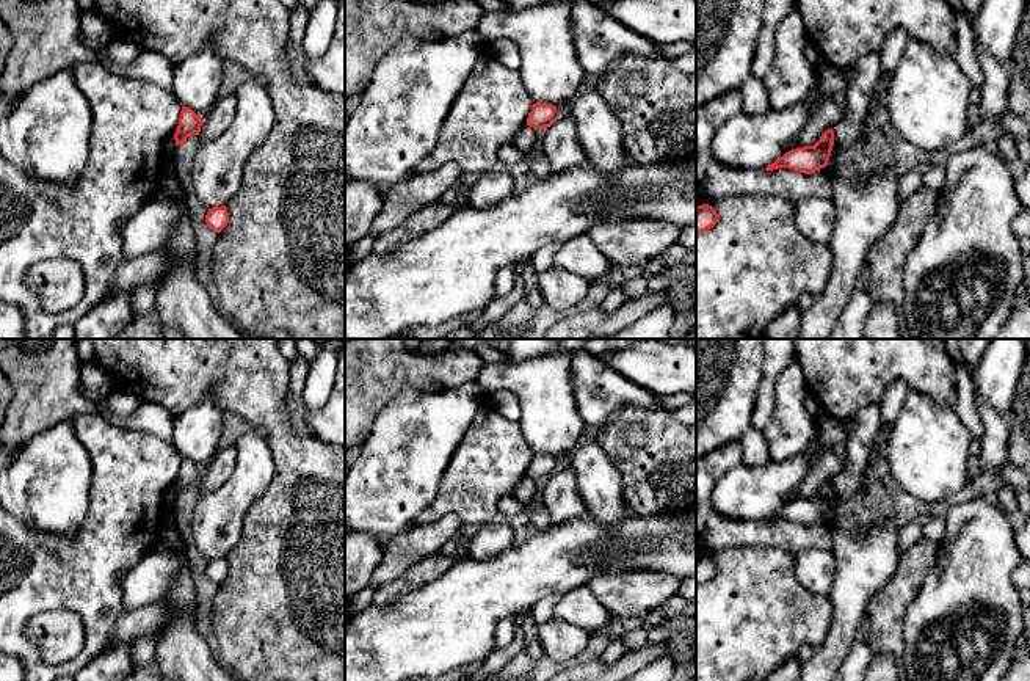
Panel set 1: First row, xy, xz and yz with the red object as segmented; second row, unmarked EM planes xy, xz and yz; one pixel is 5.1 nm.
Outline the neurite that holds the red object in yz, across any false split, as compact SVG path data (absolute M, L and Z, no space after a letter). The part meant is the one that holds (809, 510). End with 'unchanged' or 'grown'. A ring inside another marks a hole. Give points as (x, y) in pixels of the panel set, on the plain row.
M828 480L814 497L796 499L785 504L765 521L789 519L804 526L812 526L828 516L834 497L834 482Z | unchanged

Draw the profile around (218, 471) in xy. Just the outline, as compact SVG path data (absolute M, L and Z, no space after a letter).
M234 442L227 447L219 447L212 460L212 463L204 468L201 477L201 490L204 493L210 493L219 488L232 474L237 464L237 449Z

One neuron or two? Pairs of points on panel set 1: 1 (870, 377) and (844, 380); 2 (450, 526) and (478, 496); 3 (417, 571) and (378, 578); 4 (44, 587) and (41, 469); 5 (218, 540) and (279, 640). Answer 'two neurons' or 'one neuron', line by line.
1: one neuron
2: two neurons
3: two neurons
4: two neurons
5: two neurons

